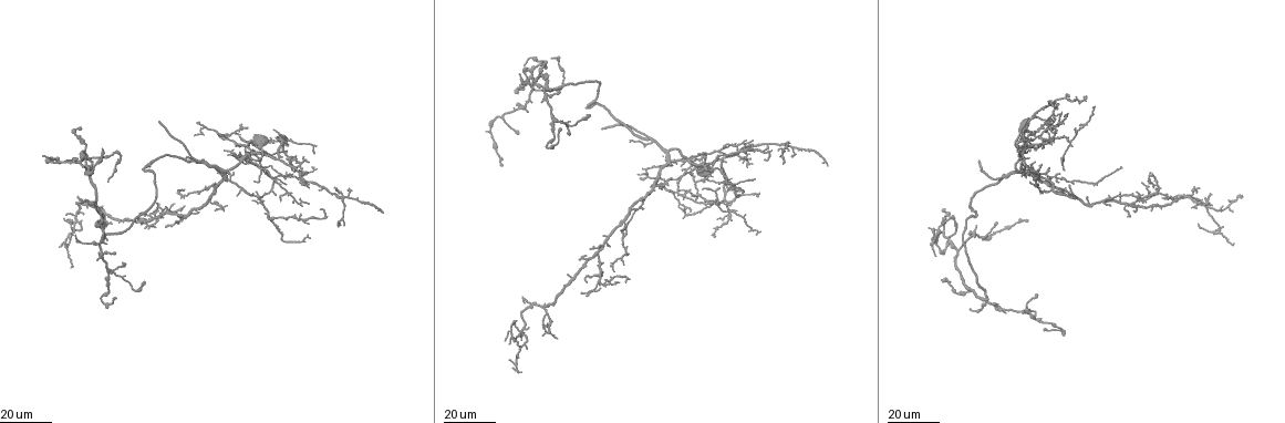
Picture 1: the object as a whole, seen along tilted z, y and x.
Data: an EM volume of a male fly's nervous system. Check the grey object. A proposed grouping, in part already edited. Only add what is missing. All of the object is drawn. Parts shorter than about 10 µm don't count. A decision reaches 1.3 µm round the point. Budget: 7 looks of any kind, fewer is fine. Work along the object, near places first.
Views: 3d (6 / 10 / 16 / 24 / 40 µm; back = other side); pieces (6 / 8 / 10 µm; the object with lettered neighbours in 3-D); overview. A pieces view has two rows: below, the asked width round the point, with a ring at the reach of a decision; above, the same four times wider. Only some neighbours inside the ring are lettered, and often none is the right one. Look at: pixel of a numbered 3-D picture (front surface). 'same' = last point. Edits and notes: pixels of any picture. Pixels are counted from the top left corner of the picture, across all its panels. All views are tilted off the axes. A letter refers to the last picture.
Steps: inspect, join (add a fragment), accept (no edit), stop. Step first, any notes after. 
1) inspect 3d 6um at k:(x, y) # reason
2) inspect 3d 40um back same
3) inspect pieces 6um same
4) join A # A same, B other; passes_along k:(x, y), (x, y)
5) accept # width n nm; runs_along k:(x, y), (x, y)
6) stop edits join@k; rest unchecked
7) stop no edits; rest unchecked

inspect 3d 24um at 1:(944, 209) # thick end

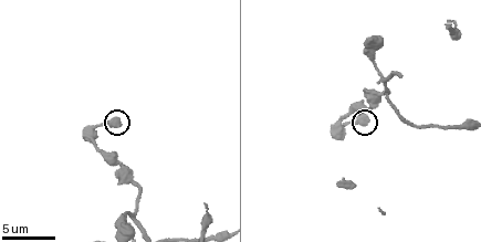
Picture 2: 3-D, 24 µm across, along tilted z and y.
inspect pieces 8um at 2:(117, 122)

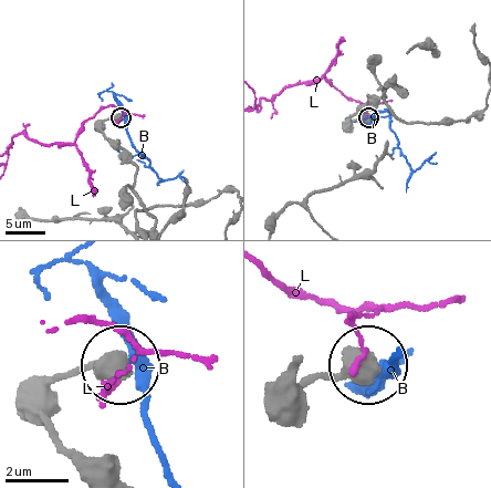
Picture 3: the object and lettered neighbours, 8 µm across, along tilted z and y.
accept # B other, L other; runs_along 3:(296, 370), (291, 383), (367, 365); none of them fits

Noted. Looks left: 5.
inspect pieces 8um at 2:(207, 204) # free end

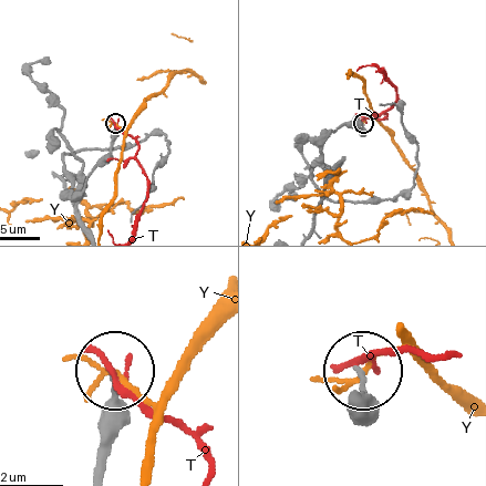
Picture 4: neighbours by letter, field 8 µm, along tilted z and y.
accept # T other, Y other; runs_along 4:(95, 472), (112, 370); no lettered fragment goes on from it

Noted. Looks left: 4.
inspect 3d 24um at 1:(501, 166) # thick end

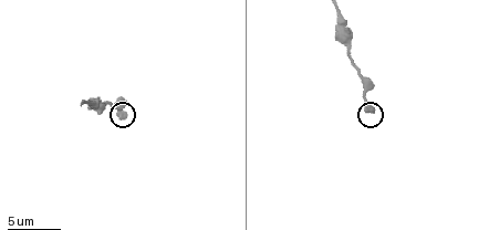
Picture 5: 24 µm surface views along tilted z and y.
inspect 3d 10um at 5:(125, 114)

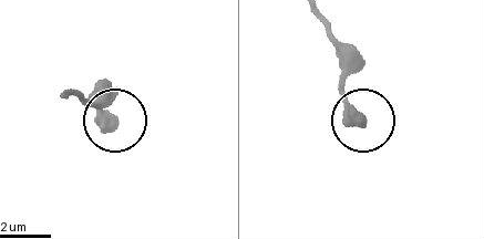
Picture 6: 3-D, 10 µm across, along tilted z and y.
inspect pieces 6um at 6:(361, 121)

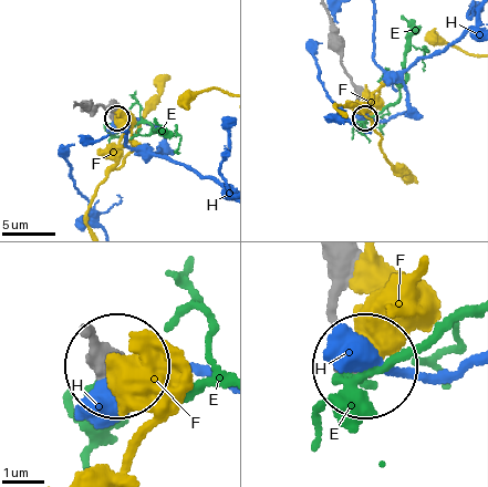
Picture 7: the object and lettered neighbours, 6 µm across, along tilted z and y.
accept # E other, F other, H other; no lettered fragment goes on from it

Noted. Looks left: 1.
stop no edits; rest unchecked

